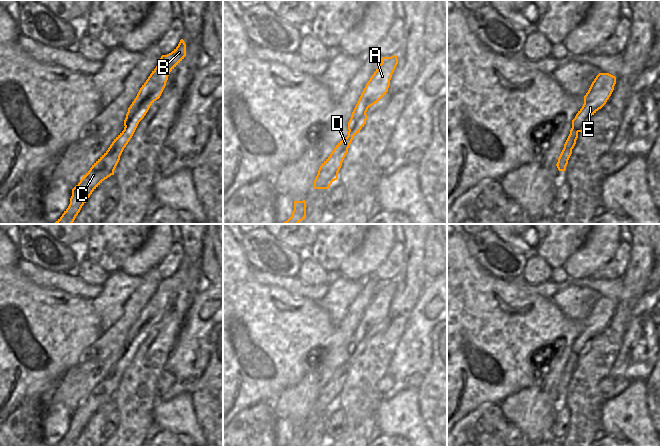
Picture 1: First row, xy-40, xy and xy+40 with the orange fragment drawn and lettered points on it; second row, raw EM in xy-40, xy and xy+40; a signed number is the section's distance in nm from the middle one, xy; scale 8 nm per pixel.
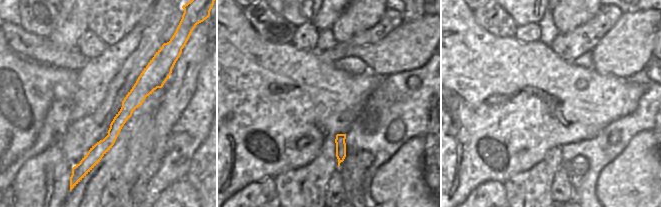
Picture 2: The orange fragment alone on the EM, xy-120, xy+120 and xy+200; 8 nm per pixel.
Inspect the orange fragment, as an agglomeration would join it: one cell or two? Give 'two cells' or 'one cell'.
one cell

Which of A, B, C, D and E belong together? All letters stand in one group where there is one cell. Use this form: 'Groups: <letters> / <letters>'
Groups: A B C D E.

